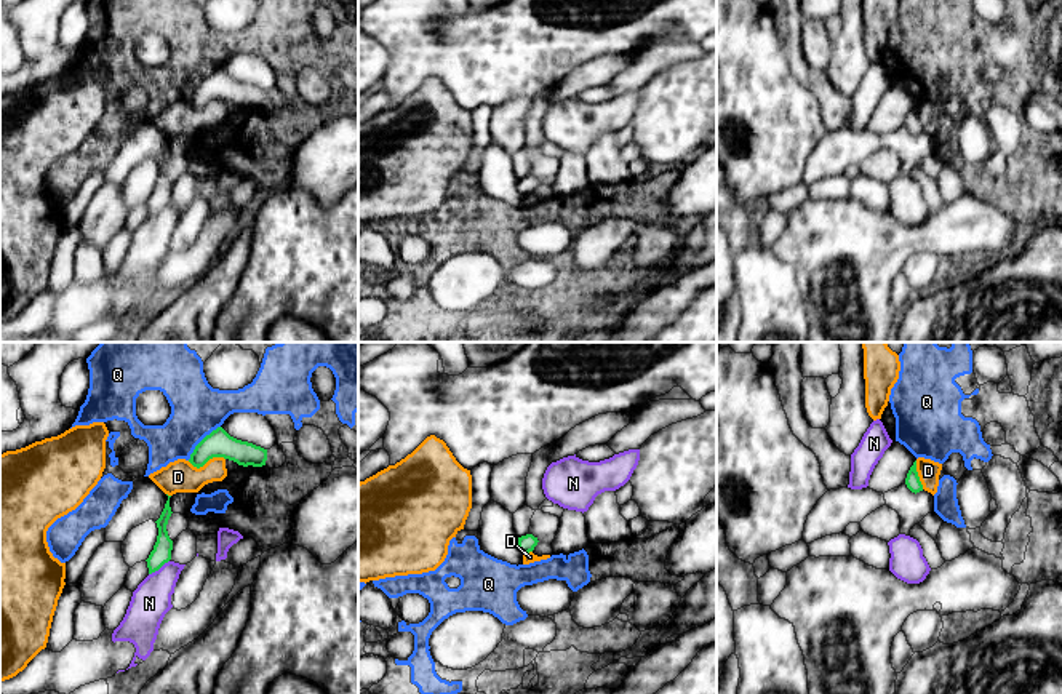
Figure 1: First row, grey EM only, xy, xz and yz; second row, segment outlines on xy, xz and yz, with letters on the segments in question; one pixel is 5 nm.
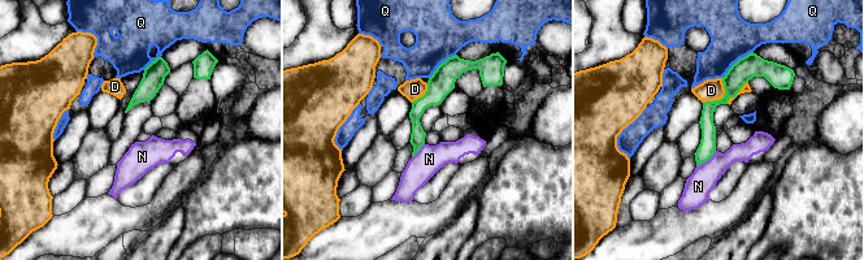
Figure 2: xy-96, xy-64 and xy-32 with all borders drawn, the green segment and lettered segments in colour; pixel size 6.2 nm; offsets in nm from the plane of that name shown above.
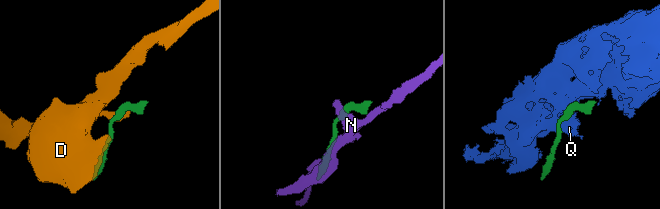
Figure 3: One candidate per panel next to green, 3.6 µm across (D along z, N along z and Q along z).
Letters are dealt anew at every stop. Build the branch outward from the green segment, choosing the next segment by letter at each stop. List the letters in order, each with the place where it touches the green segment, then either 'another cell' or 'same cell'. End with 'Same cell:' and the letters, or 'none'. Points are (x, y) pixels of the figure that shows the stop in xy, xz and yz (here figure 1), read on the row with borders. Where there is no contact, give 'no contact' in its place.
D: contact xy (205, 462); another cell
N: contact xy (159, 568); another cell
Q: contact xy (200, 442); another cell
Same cell: none

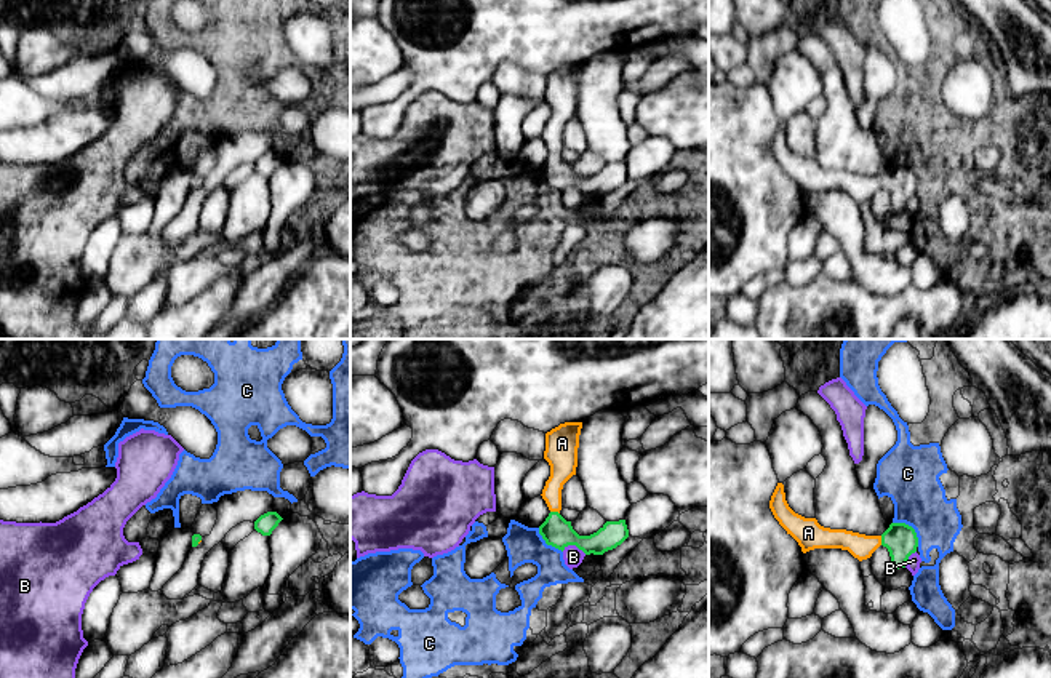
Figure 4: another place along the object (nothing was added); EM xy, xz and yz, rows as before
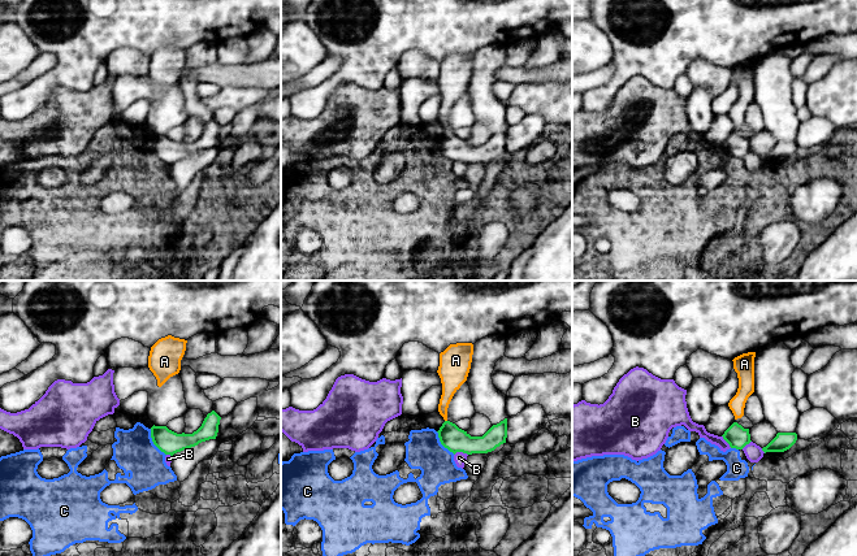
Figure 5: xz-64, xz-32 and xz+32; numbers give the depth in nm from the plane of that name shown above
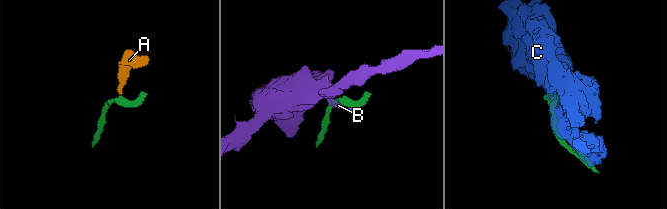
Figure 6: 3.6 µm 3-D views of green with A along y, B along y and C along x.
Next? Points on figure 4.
A: contact xz (555, 512); same cell
B: contact xz (575, 544); another cell
C: contact yz (912, 528); another cell
Same cell: A

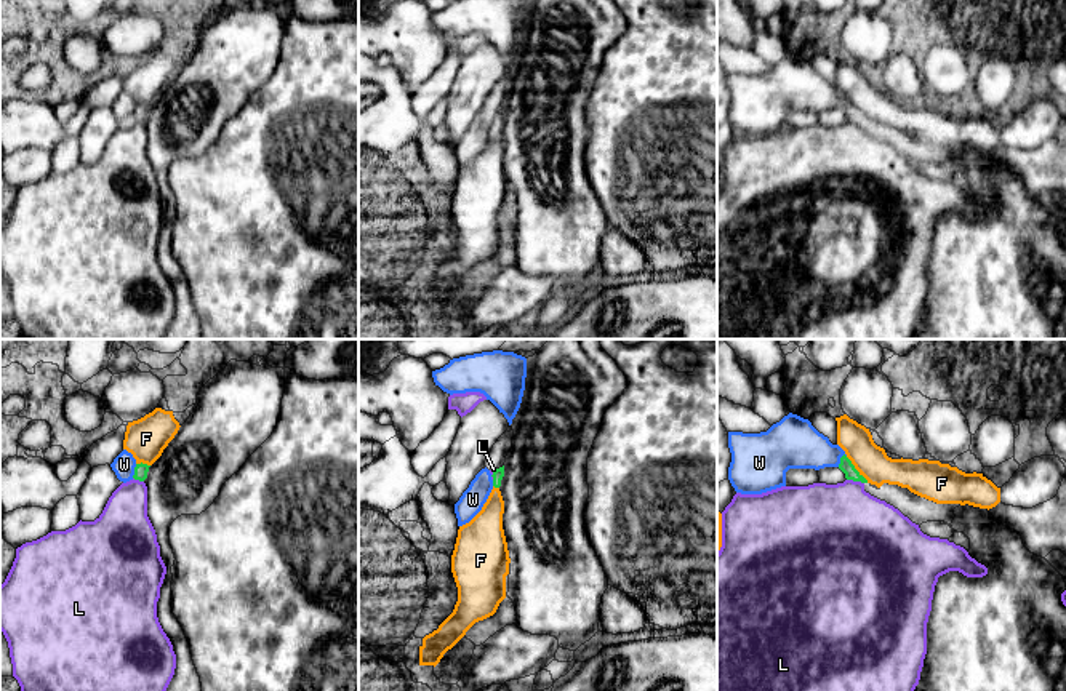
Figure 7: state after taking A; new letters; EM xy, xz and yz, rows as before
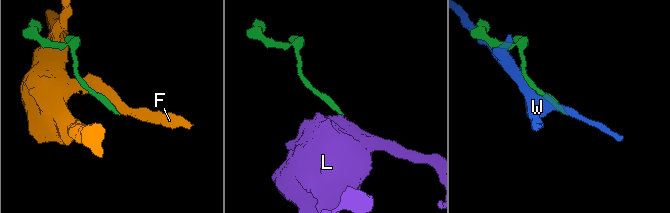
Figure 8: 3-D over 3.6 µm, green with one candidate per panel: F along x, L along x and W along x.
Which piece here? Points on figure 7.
F: contact yz (855, 469); another cell
L: contact yz (855, 480); another cell
W: contact yz (841, 459); another cell
Same cell: none

